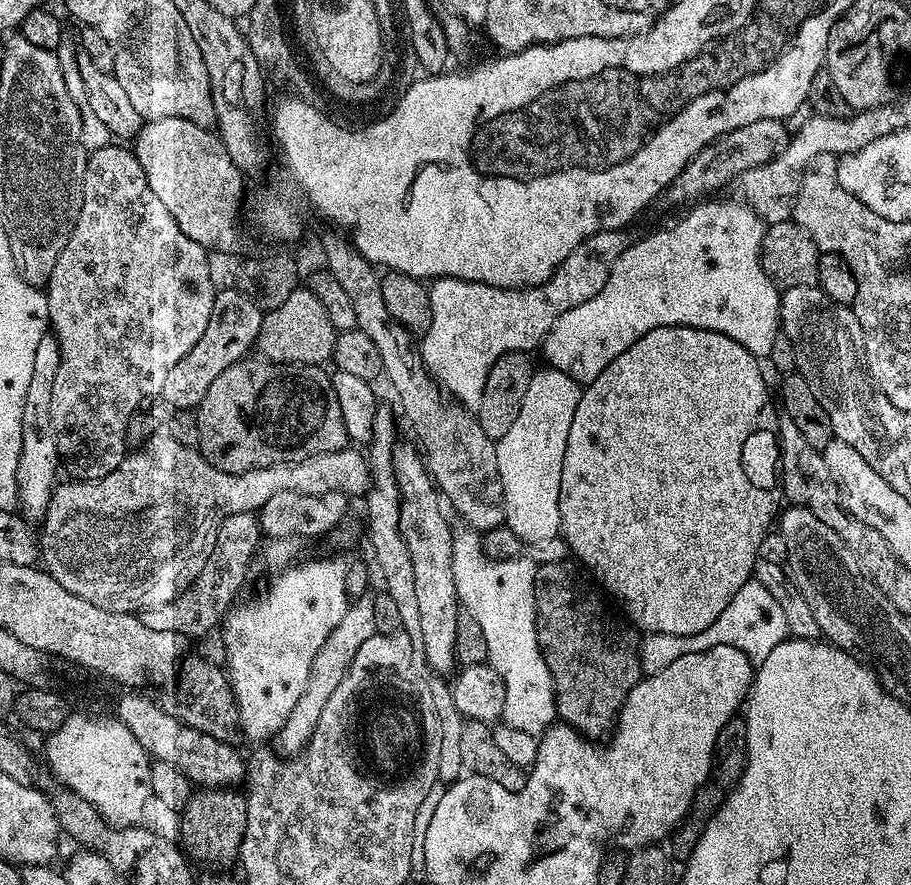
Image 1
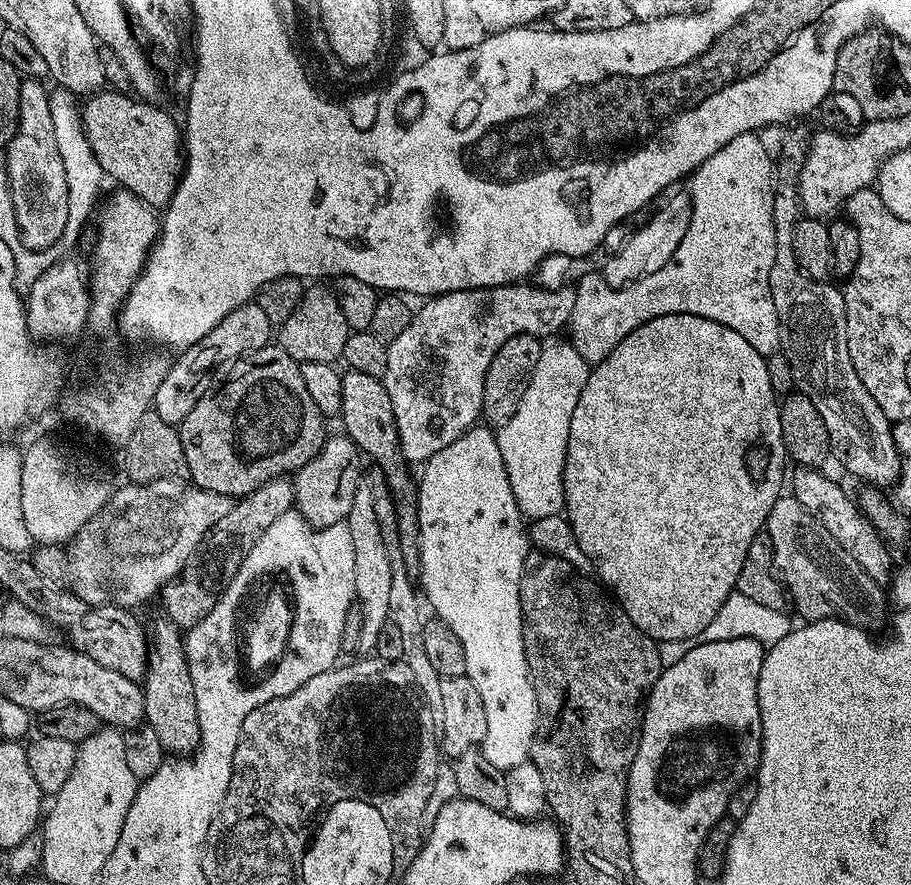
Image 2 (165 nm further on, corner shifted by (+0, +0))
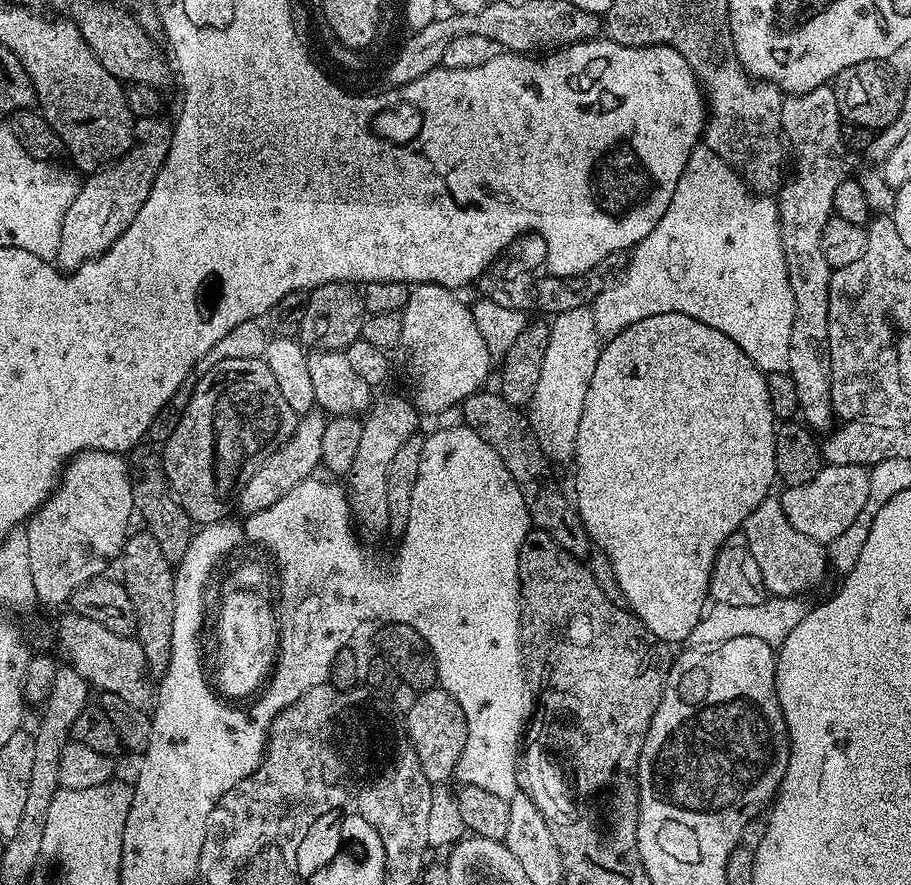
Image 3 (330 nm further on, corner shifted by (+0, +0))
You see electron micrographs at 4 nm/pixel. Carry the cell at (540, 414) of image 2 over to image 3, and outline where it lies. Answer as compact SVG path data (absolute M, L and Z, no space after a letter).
M591 307L566 310L551 317L542 378L538 378L538 390L534 390L530 405L532 426L549 461L571 461L575 457L578 422L582 422L586 390L594 366L598 366L601 347L602 337L594 326Z

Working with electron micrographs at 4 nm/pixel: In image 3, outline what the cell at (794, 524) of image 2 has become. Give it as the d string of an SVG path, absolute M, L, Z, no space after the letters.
M769 498L746 518L742 529L750 554L754 554L758 562L758 570L762 572L762 582L773 596L804 596L811 588L816 588L824 580L830 568L830 561L825 545L814 538L806 538L799 530L790 526L790 518L782 510L779 499Z

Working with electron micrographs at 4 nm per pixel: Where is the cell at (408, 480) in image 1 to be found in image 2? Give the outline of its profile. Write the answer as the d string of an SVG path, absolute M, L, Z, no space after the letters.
M345 371L340 377L342 382L342 406L338 417L344 423L343 435L348 436L365 457L376 460L375 467L383 472L384 480L392 491L396 502L396 521L402 554L406 562L406 570L410 574L420 571L420 527L416 521L416 490L418 487L414 476L408 473L409 465L400 452L398 430L394 422L394 410L390 406L390 394L386 394L386 386L379 376Z

